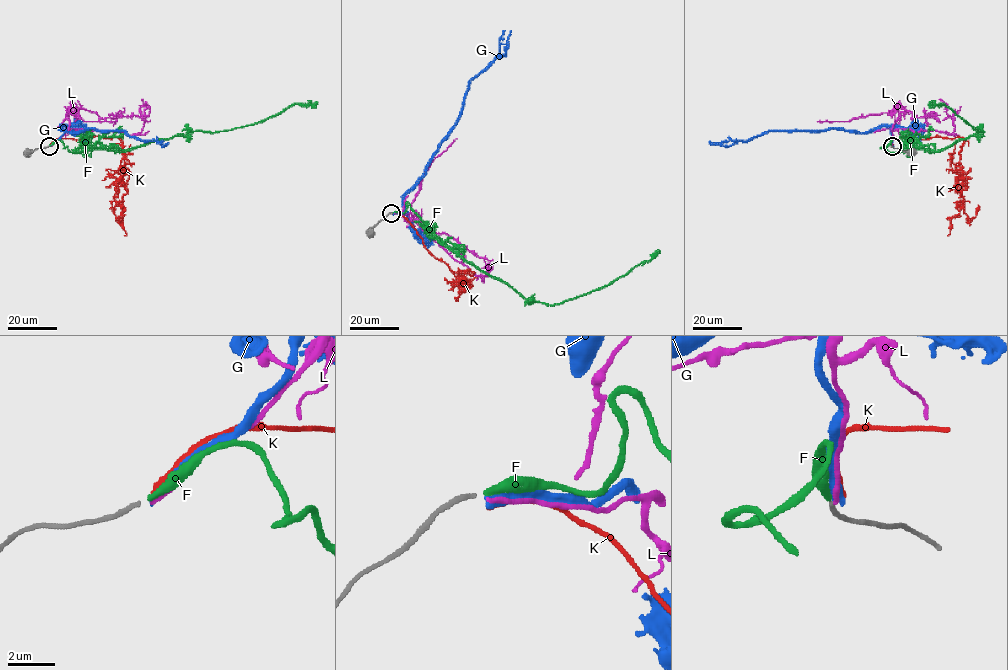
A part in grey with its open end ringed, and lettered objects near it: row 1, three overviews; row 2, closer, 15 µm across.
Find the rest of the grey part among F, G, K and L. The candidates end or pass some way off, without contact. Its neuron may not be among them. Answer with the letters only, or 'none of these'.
L

